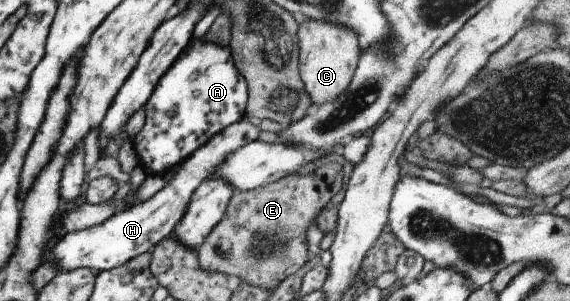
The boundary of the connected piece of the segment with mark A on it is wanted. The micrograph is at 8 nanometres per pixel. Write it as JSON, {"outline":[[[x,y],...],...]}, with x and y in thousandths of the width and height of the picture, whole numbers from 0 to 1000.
{"outline":[[[356,123],[340,130],[274,279],[256,339],[254,412],[233,462],[253,568],[288,581],[381,442],[432,389],[433,269],[421,249],[402,156]]]}

